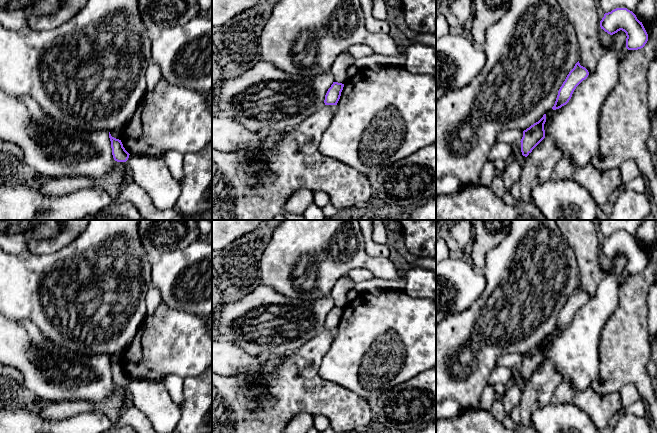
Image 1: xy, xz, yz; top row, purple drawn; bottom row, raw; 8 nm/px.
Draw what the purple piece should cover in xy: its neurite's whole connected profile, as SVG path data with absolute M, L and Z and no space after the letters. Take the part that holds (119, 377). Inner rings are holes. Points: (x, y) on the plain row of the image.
M109 356L109 362L111 365L112 379L117 386L126 386L129 382L129 377L123 371L121 364L111 360Z

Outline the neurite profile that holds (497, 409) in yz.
M494 400L491 408L490 408L491 413L493 416L496 418L496 420L503 422L504 418L507 416L504 406L502 405L500 400Z

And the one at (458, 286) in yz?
M453 255L436 264L436 325L446 317L471 307L482 295L486 286L483 273L476 272L472 264L466 263L459 255Z

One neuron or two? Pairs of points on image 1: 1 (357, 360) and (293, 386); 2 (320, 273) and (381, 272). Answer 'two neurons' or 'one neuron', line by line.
1: two neurons
2: one neuron

